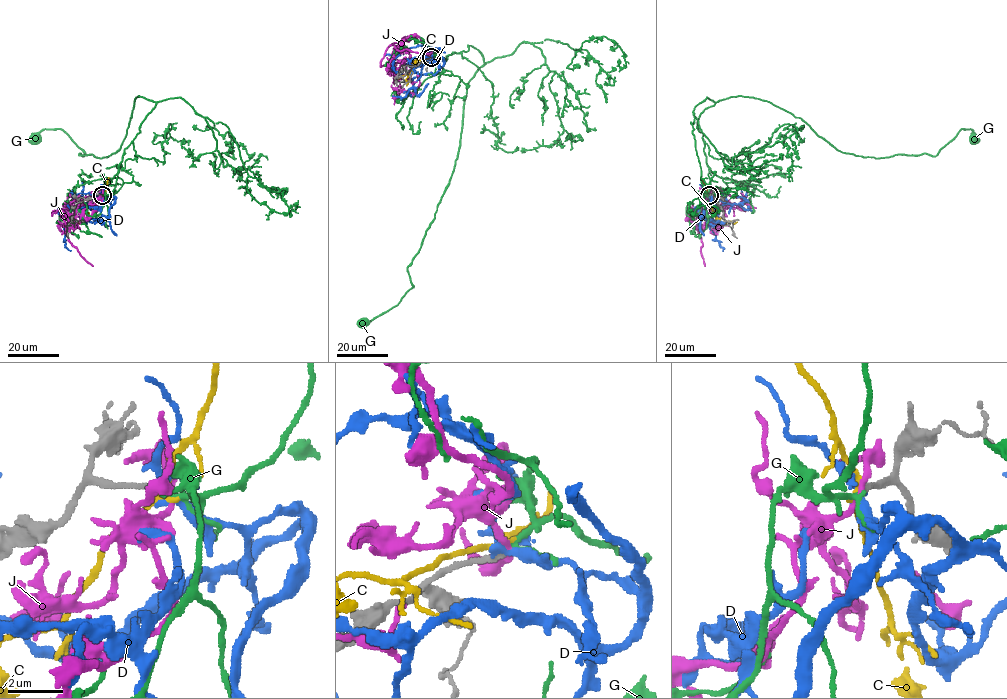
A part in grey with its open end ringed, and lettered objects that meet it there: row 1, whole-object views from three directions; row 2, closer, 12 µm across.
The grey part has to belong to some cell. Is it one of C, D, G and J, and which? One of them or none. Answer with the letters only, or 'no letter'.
G

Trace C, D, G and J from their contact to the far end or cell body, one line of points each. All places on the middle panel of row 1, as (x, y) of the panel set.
C: (430, 58), (415, 61), (405, 80), (406, 86)
D: (430, 58), (444, 60), (437, 48), (424, 45), (405, 49), (393, 65), (394, 70), (400, 71)
G: (430, 58), (445, 59), (471, 45), (484, 63), (468, 83), (449, 184), (407, 268), (412, 287), (364, 323)
J: (431, 58), (419, 38), (406, 38), (393, 43), (380, 63), (391, 66), (400, 91), (412, 93), (419, 73)

